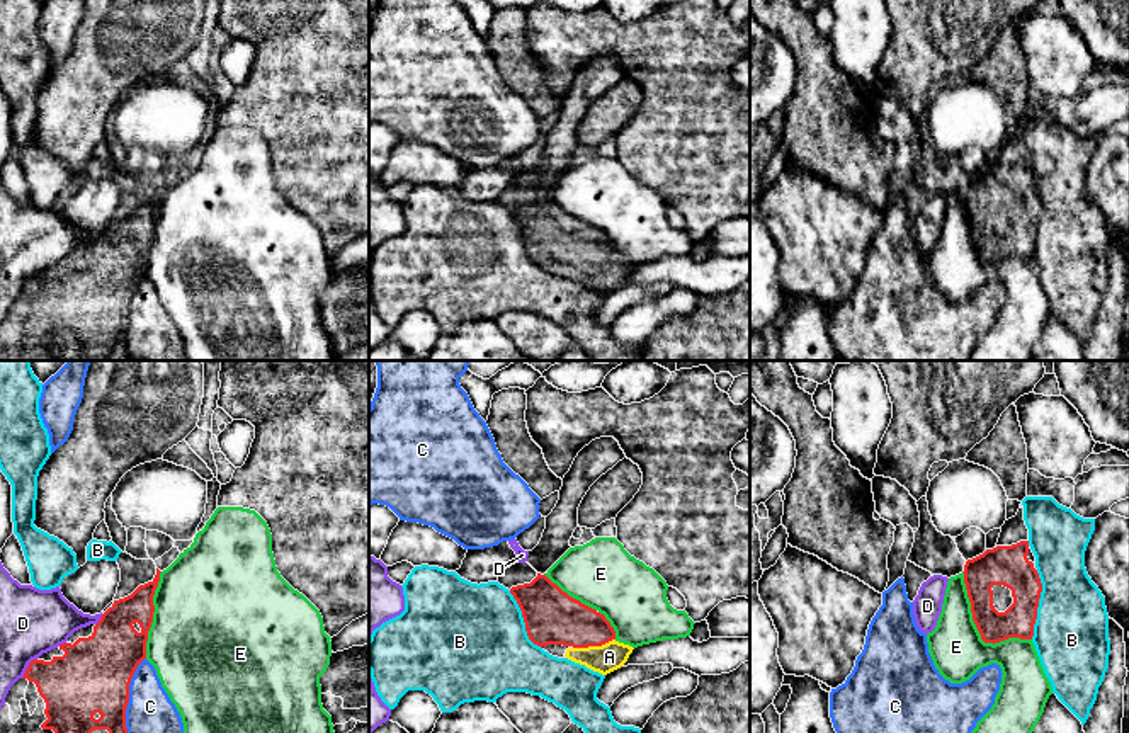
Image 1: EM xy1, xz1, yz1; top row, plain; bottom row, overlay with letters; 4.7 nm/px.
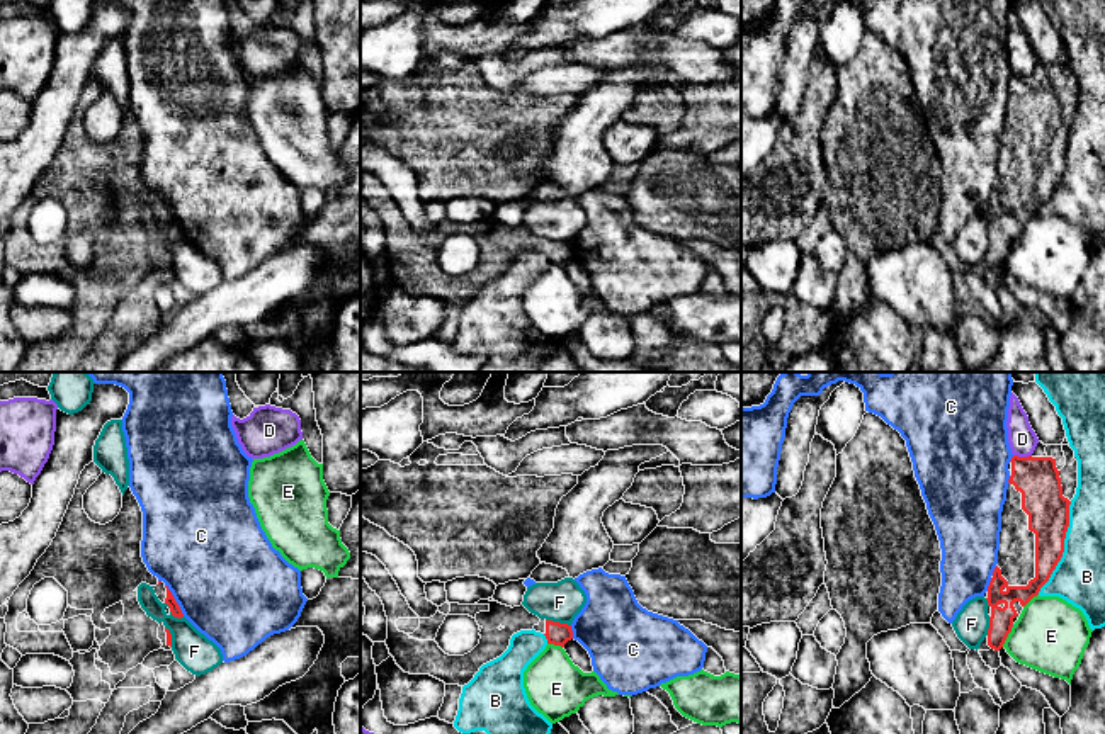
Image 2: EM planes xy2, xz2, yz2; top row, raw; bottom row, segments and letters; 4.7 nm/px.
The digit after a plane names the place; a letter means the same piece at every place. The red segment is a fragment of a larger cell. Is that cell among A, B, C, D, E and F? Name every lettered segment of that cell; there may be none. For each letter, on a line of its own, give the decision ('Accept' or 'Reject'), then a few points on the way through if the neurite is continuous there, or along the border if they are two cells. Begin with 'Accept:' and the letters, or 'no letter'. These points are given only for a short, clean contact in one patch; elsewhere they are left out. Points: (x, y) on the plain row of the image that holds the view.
Accept: A
A: Accept. Path across: xz1 (551, 235), (572, 242), (594, 264), (609, 276)
B: Reject
C: Reject
D: Reject
E: Reject
F: Reject. Boundary: xz2 (546, 238), (570, 245)

